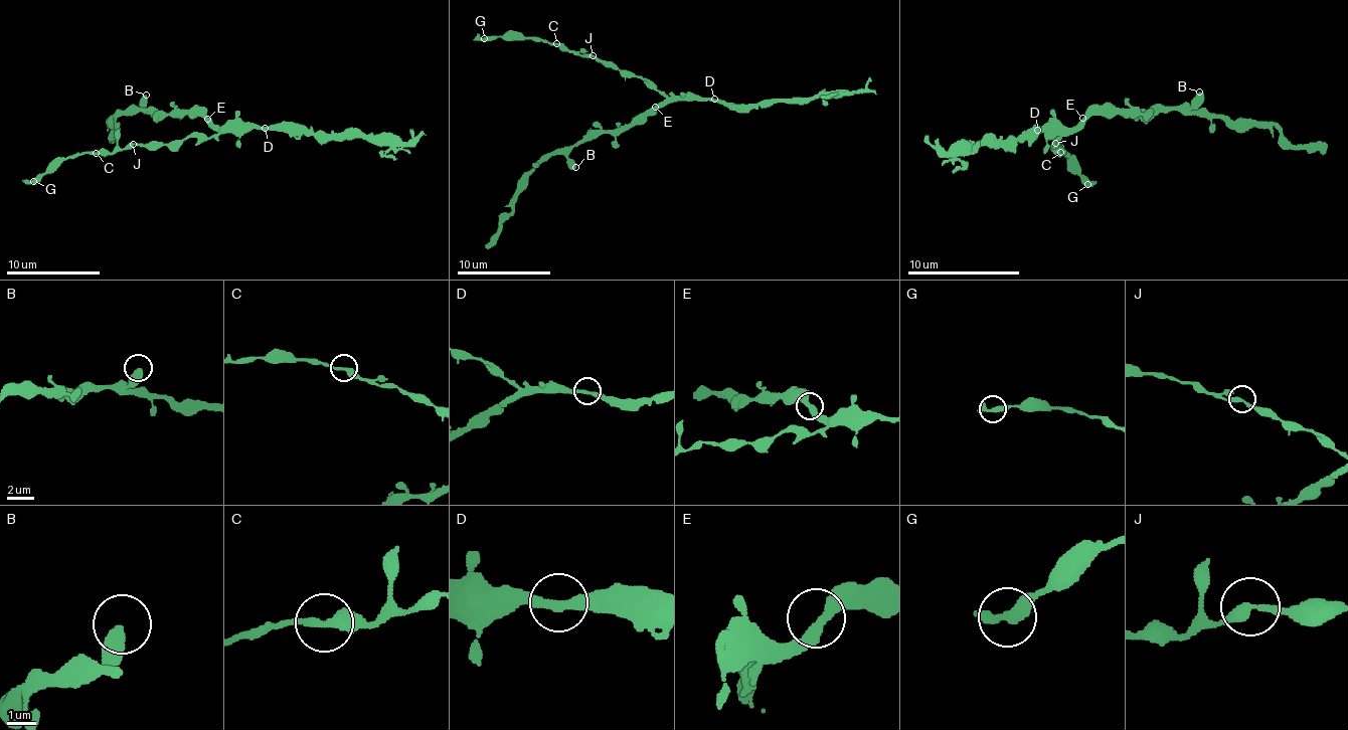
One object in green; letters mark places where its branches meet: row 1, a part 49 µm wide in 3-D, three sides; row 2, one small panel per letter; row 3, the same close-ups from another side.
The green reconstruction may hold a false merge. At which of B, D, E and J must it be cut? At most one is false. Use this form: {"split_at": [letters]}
{"split_at": []}

